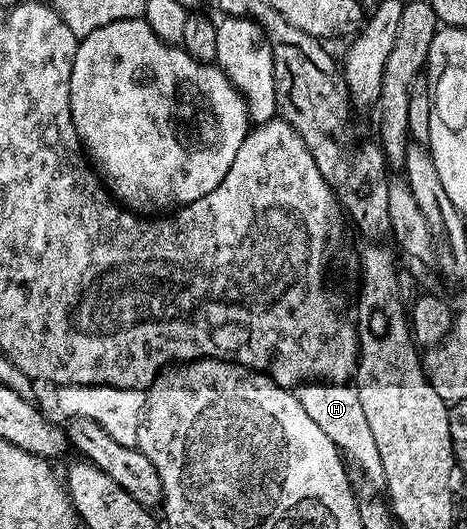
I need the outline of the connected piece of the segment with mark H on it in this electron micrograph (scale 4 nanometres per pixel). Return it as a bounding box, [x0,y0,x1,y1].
[295,382,384,485]

